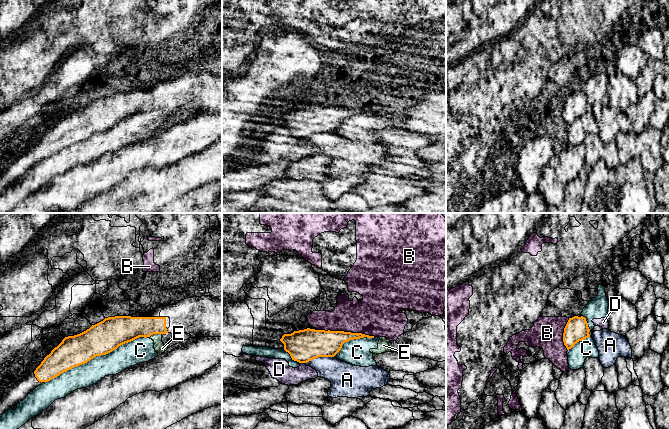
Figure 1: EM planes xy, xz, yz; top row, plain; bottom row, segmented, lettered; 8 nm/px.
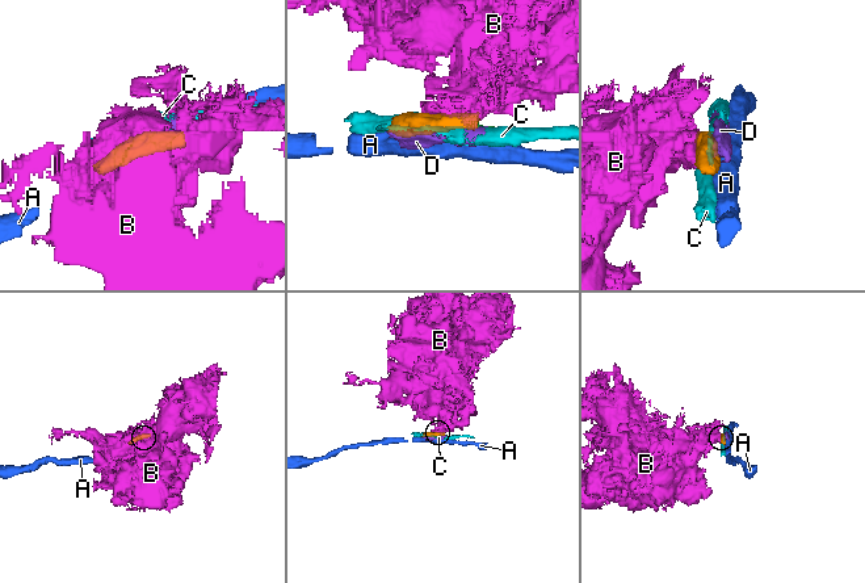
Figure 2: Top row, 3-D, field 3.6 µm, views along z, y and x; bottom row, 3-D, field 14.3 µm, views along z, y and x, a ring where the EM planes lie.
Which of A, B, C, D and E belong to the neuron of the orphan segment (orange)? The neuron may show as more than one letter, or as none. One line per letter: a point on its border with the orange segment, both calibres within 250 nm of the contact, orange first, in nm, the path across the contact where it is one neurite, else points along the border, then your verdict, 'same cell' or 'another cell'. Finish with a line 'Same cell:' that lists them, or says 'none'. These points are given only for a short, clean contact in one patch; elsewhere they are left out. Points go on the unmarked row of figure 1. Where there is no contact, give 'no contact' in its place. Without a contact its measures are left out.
A: contact xz (318, 132); calibres 260 and 220 nm; another cell
B: contact xz (346, 108); calibres 220 and 320 nm; another cell
C: contact xy (95, 132); calibres 260 and 190 nm; another cell
D: contact xz (302, 138); calibres 260 and 160 nm; another cell
E: contact xy (154, 109); calibres 220 and 90 nm; border xy (161, 109), (153, 109), (148, 113); another cell
Same cell: none

